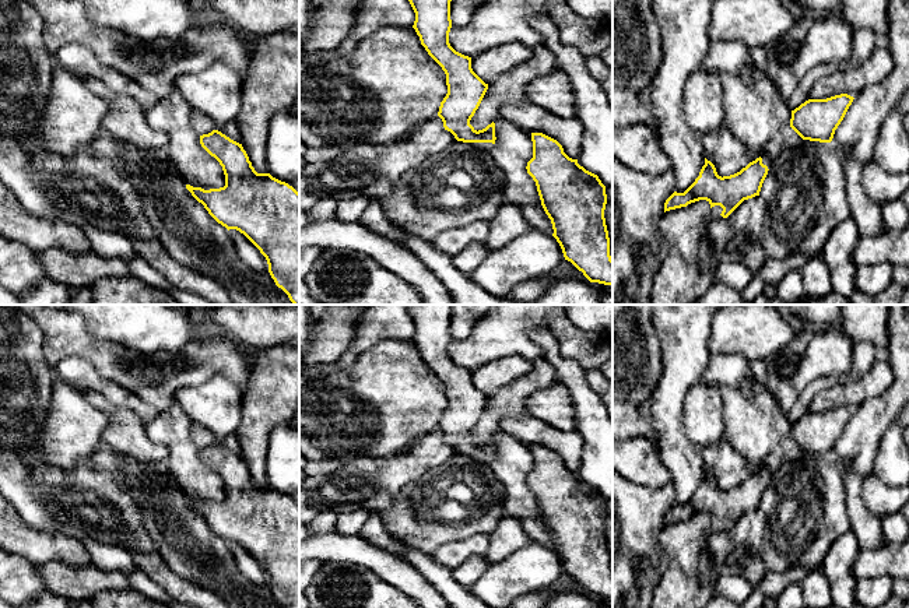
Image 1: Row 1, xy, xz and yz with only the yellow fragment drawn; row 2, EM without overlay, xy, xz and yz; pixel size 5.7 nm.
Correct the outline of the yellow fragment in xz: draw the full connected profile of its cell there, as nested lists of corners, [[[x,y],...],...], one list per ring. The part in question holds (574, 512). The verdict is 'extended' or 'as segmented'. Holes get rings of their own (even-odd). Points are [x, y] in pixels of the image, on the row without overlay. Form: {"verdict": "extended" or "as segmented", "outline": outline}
{"verdict": "as segmented", "outline": [[[531,446],[531,454],[533,471],[526,482],[536,495],[541,519],[552,537],[552,549],[559,556],[565,573],[582,584],[590,595],[613,598],[613,572],[604,531],[606,499],[597,488],[580,479],[578,472],[569,471],[557,453],[543,446]]]}

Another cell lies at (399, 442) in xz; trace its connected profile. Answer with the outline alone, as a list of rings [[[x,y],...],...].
[[[382,341],[348,369],[313,382],[299,380],[299,451],[308,460],[337,460],[340,464],[393,456],[415,437],[438,429],[446,407],[446,387],[421,358],[415,342]]]

